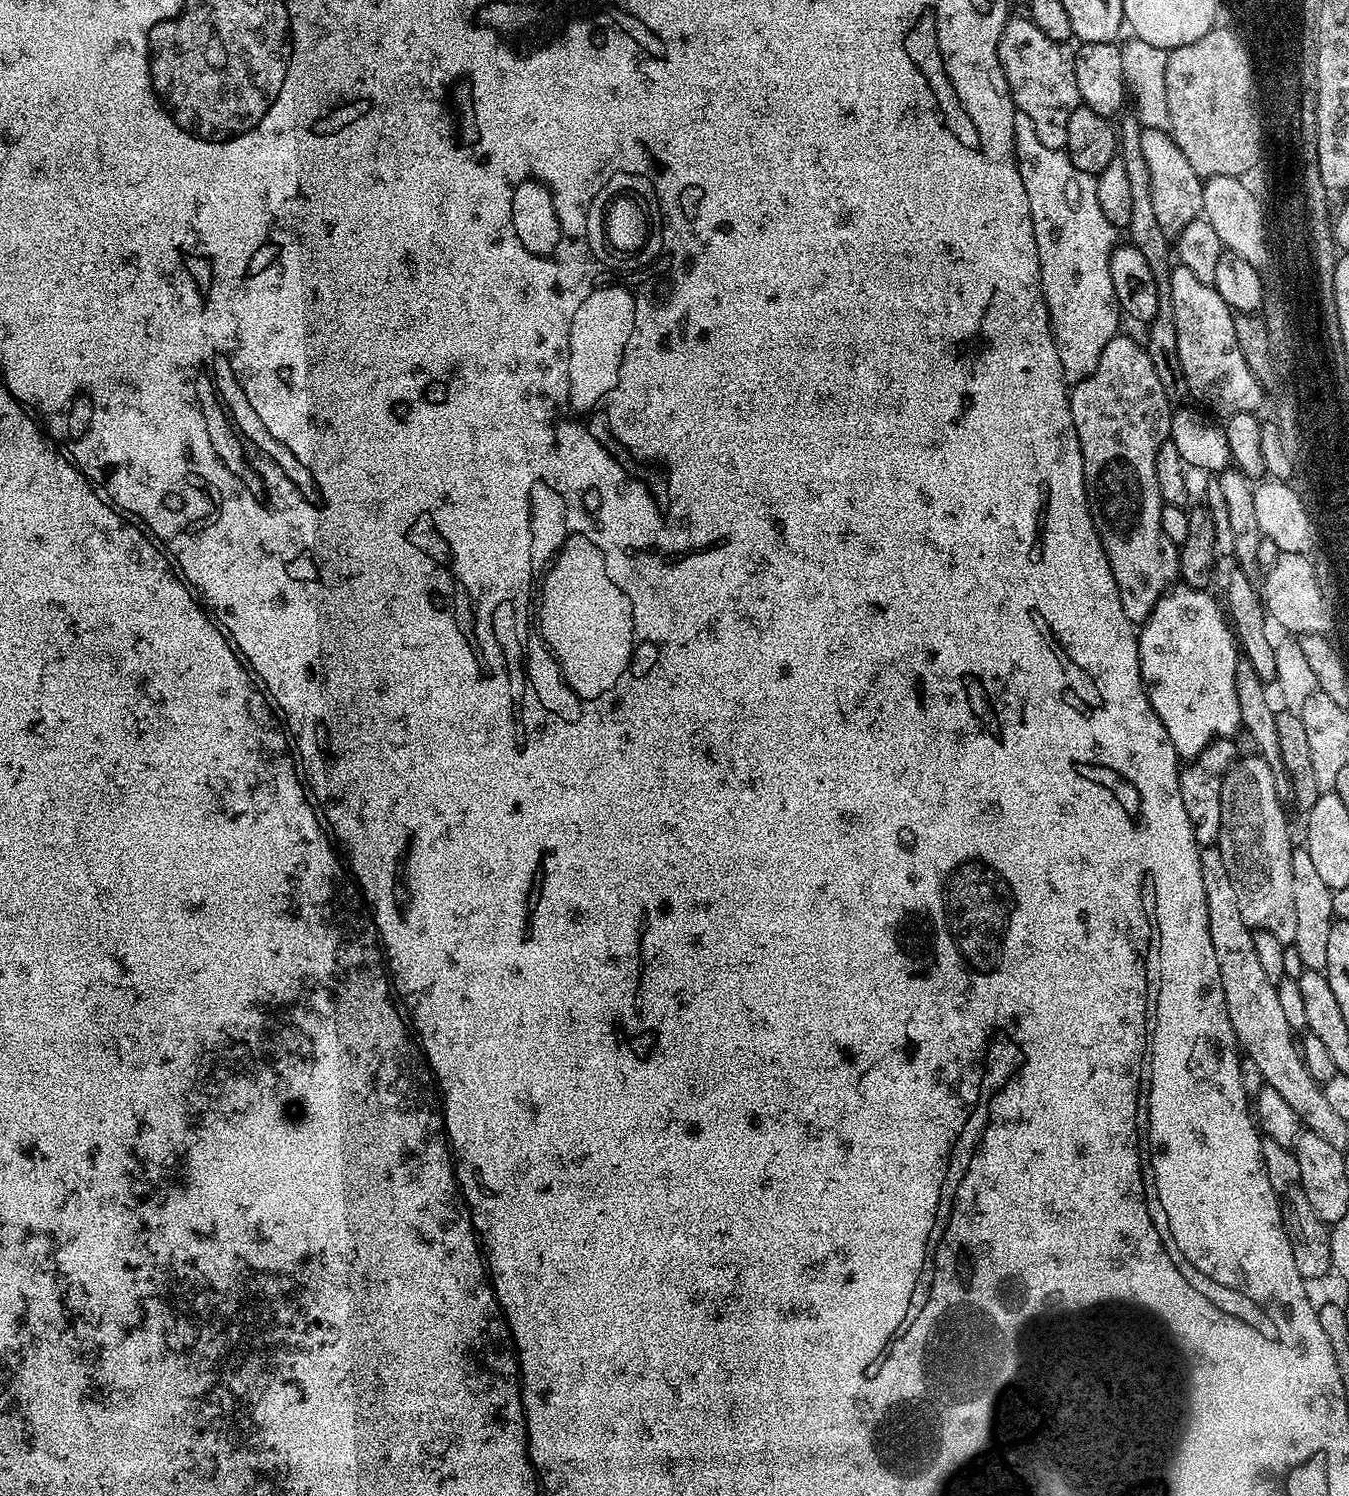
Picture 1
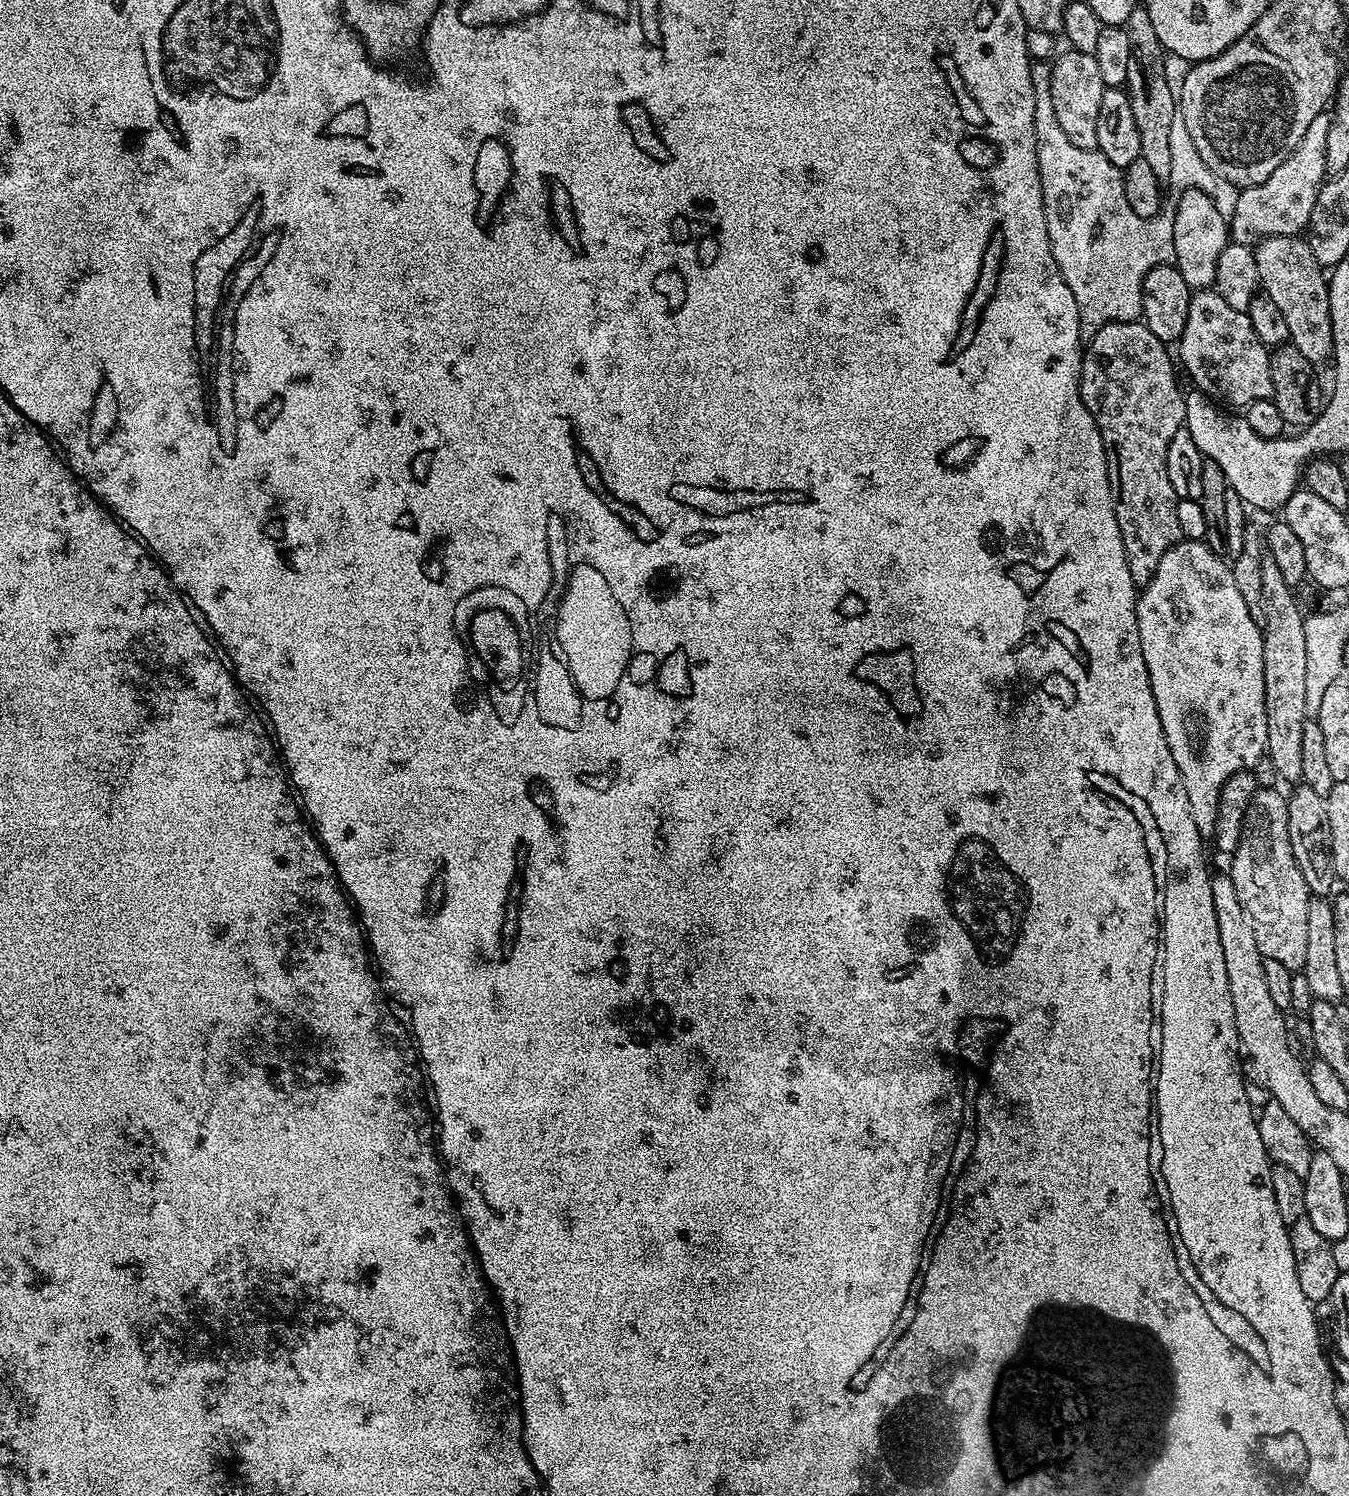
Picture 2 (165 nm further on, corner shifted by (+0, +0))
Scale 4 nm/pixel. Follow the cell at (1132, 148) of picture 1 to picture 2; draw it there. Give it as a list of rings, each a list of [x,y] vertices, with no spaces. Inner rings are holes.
[[[1142,6],[1130,10],[1126,25],[1130,34],[1130,70],[1126,91],[1130,98],[1130,111],[1138,126],[1138,139],[1142,142],[1140,159],[1146,161],[1154,178],[1161,182],[1170,181],[1170,126],[1178,119],[1178,97],[1170,94],[1170,82],[1166,82],[1163,46],[1160,45],[1154,22]]]

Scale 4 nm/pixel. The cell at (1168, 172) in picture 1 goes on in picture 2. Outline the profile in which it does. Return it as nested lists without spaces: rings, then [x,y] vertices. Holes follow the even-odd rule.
[[[1185,189],[1179,193],[1180,201],[1174,204],[1174,234],[1170,237],[1172,252],[1176,255],[1174,263],[1193,290],[1208,290],[1215,285],[1218,258],[1230,243],[1229,221],[1208,195],[1204,190]]]

